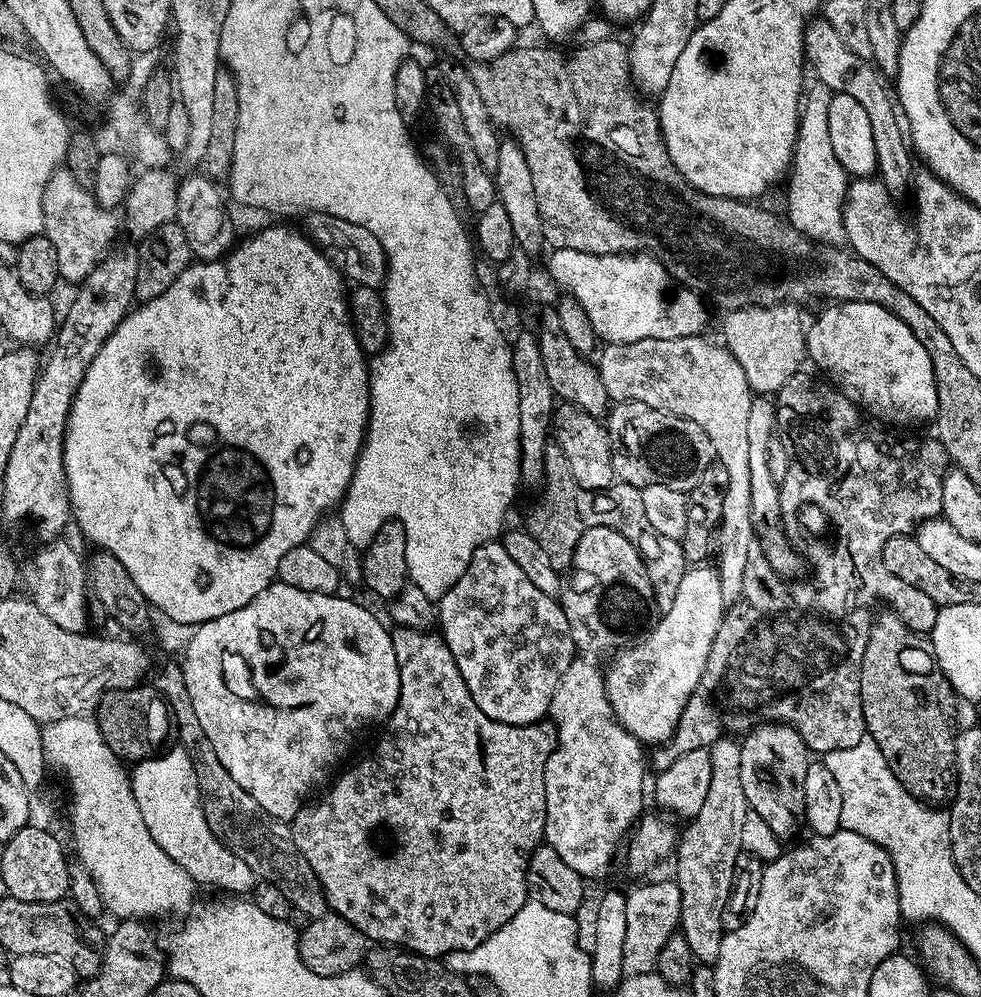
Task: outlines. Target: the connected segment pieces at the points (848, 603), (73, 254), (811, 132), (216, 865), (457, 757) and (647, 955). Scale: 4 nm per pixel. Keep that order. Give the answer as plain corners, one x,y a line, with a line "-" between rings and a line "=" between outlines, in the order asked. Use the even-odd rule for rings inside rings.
801,370
801,371
798,371
798,372
795,372
795,374
794,374
794,375
793,375
793,376
792,376
792,377
790,377
790,378
789,378
789,380
787,380
787,381
786,381
786,383
784,383
784,384
783,384
783,385
782,385
782,386
781,386
781,388
780,388
780,390
779,390
779,392
777,392
777,393
775,393
775,396
774,396
774,403
775,403
775,405
776,405
776,427
775,427
775,431
776,431
776,432
777,432
777,433
778,433
778,439
780,439
780,441
782,441
782,443
784,443
784,445
785,445
785,446
786,446
786,454
787,454
787,455
788,455
788,457
789,457
789,458
790,458
790,470
789,470
789,471
788,471
788,473
787,473
787,474
786,474
786,478
785,478
785,479
784,479
784,480
782,480
782,481
779,481
779,484
778,484
778,487
779,487
779,490
780,490
780,518
781,518
781,521
782,521
782,523
783,523
783,525
784,525
784,530
785,530
785,532
787,532
787,533
788,533
788,535
789,535
789,537
792,537
792,538
796,538
796,535
800,535
800,536
801,536
801,538
802,538
802,539
804,539
804,540
808,540
808,539
810,539
810,538
811,538
811,536
816,536
816,540
812,540
812,541
810,541
810,542
809,542
809,544
808,544
808,556
807,556
807,552
806,552
806,560
807,560
807,563
808,563
808,564
809,564
809,565
810,565
810,572
811,572
811,568
812,568
812,577
810,577
810,578
809,578
809,580
804,580
804,579
801,579
801,580
800,580
800,581
799,581
799,582
792,582
792,583
789,583
789,581
787,581
787,580
785,580
785,579
783,579
783,578
782,578
782,577
780,577
780,576
779,576
779,575
778,575
778,574
777,574
777,572
776,572
776,571
775,571
775,570
774,570
774,569
773,569
773,568
772,568
772,567
771,567
771,566
770,566
770,562
766,562
766,558
765,558
765,557
764,557
764,553
763,553
763,552
761,552
761,551
760,551
760,546
759,546
759,543
756,543
756,542
753,542
753,543
752,543
752,545
751,545
751,546
750,546
750,554
749,554
749,555
748,555
748,556
747,556
747,557
746,557
746,574
745,574
745,576
744,576
744,577
742,577
742,590
741,590
741,591
740,591
740,597
738,597
738,598
737,598
737,600
735,600
735,601
734,601
734,602
733,602
733,603
732,603
732,605
731,605
731,606
730,606
730,607
729,607
729,608
728,608
728,609
727,609
727,611
725,611
725,613
724,613
724,617
723,617
723,618
722,618
722,619
720,619
720,625
719,625
719,626
718,626
718,634
714,634
714,642
713,642
713,643
712,643
712,645
711,645
711,646
710,646
710,654
709,654
709,655
708,655
708,657
707,657
707,658
706,658
706,666
705,666
705,667
704,667
704,669
703,669
703,670
702,670
702,678
698,678
698,686
697,686
697,687
696,687
696,688
695,688
695,689
694,689
694,690
693,690
693,691
692,691
692,693
691,693
691,694
690,694
690,698
689,698
689,699
688,699
688,701
687,701
687,702
686,702
686,706
685,706
685,707
684,707
684,709
683,709
683,710
682,710
682,716
681,716
681,717
680,717
680,718
678,718
678,726
677,726
677,727
676,727
676,729
675,729
675,730
674,730
674,734
673,734
673,735
672,735
672,739
670,739
670,740
665,740
665,741
664,741
664,743
663,743
663,744
661,744
661,745
659,745
659,747
657,747
657,748
656,748
656,749
655,749
655,751
653,751
653,752
656,752
656,753
654,753
654,754
653,754
653,756
652,756
652,753
651,753
651,756
650,756
650,764
651,764
651,767
652,767
652,764
653,764
653,766
654,766
654,768
653,768
653,769
655,769
655,771
656,771
656,772
657,772
657,773
659,773
659,772
661,772
661,771
662,771
662,770
666,770
666,766
670,766
670,765
671,765
671,764
672,764
672,763
674,763
674,762
675,762
675,760
677,760
677,759
678,759
678,757
679,757
679,756
681,756
681,755
682,755
682,754
690,754
690,750
698,750
698,749
699,749
699,748
707,748
707,749
709,749
709,748
711,748
711,746
712,746
712,744
713,744
713,743
714,743
714,742
718,742
718,741
719,741
719,740
723,740
723,739
725,739
725,736
726,736
726,734
747,734
747,733
749,733
749,732
751,732
751,731
752,731
752,729
753,729
753,727
754,727
754,725
755,725
755,724
756,724
756,723
757,723
757,722
775,722
775,723
777,723
777,724
788,724
788,725
789,725
789,726
790,726
790,727
791,727
791,728
793,728
793,729
794,729
794,731
796,731
796,733
797,733
797,734
798,734
798,735
799,735
799,736
800,736
800,737
801,737
801,738
802,738
802,742
803,742
803,743
804,743
804,744
805,744
805,745
806,745
806,746
807,746
807,748
808,748
808,750
809,750
809,753
812,753
812,754
816,754
816,752
817,752
817,754
823,754
823,753
825,753
825,752
833,752
833,751
834,751
834,750
846,750
846,749
847,749
847,748
849,748
849,747
850,747
850,746
858,746
858,742
862,742
862,741
863,741
863,740
864,740
864,739
866,739
866,733
865,733
865,729
864,729
864,722
863,722
863,714
862,714
862,702
861,702
861,701
860,701
860,694
859,694
859,672
860,672
860,667
861,667
861,666
862,666
862,658
863,658
863,651
864,651
864,650
866,650
866,642
867,642
867,636
868,636
868,632
869,632
869,630
870,630
870,629
871,629
871,624
872,624
872,621
873,621
873,617
874,617
874,612
873,612
873,610
872,610
872,611
871,611
871,610
870,610
870,609
868,609
868,607
870,607
870,606
871,606
871,604
872,604
872,603
874,603
874,602
875,602
875,600
885,600
885,602
886,602
886,603
888,603
888,604
885,604
885,605
887,605
887,607
888,607
888,608
889,608
889,609
891,609
891,611
893,611
893,612
895,612
895,613
896,613
896,614
897,614
897,615
899,615
899,616
900,616
900,618
901,618
901,620
902,620
902,622
904,622
904,623
905,623
905,624
906,624
906,626
908,626
908,627
909,627
909,628
910,628
910,630
912,630
912,631
914,631
914,632
917,632
917,633
921,633
921,634
928,634
928,633
931,633
931,630
932,630
932,627
933,627
933,626
934,626
934,622
935,622
935,621
936,621
936,614
937,614
937,611
938,611
938,605
937,605
937,604
935,604
935,602
933,602
933,600
931,600
931,598
930,598
930,597
928,597
928,596
927,596
927,595
926,595
926,594
922,594
922,590
918,590
918,589
917,589
917,588
914,588
914,587
912,587
912,586
910,586
910,585
909,585
909,584
907,584
907,583
906,583
906,582
902,582
902,578
894,578
894,574
890,574
890,573
889,573
889,572
888,572
888,571
887,571
887,570
886,570
886,566
885,566
885,565
884,565
884,563
883,563
883,562
882,562
882,546
883,546
883,545
884,545
884,543
885,543
885,542
886,542
886,541
887,541
887,540
889,540
889,539
890,539
890,537
891,537
891,536
903,536
903,535
905,535
905,534
908,534
908,533
911,533
911,532
912,532
912,531
913,531
913,529
915,529
915,528
916,528
916,527
917,527
917,526
919,526
919,525
921,525
921,524
923,524
923,523
924,523
924,521
926,521
926,520
934,520
934,519
937,519
937,517
939,517
939,516
940,516
940,515
941,515
941,513
942,513
942,482
943,482
943,481
944,481
944,473
945,473
945,472
947,472
947,471
949,471
949,468
950,468
950,461
949,461
949,458
948,458
948,455
947,455
947,454
946,454
946,450
945,450
945,449
944,449
944,448
943,448
943,447
942,447
942,446
941,446
941,445
940,445
940,441
939,441
939,440
937,440
937,439
935,439
935,438
929,438
929,440
895,440
895,438
894,438
894,437
892,437
892,436
887,436
887,434
886,434
886,433
884,433
884,432
883,432
883,430
884,430
884,431
885,431
885,429
884,429
884,428
883,428
883,427
880,427
880,426
877,426
877,425
876,425
876,424
875,424
875,423
872,423
872,422
869,422
869,421
868,421
868,420
867,420
867,419
866,419
866,416
865,416
865,413
864,413
864,412
863,412
863,411
861,411
861,409
859,409
859,408
857,408
857,407
856,407
856,405
855,405
855,404
853,404
853,402
852,402
852,400
851,400
851,399
850,399
850,398
846,398
846,397
845,397
845,396
844,396
844,394
843,394
843,392
841,392
841,391
840,391
840,389
839,389
839,388
837,388
837,387
835,387
835,386
833,386
833,385
832,385
832,384
831,384
831,383
828,383
828,382
825,382
825,381
824,381
824,380
823,380
823,379
820,379
820,380
821,380
821,381
820,381
820,380
815,380
815,378
814,378
814,377
812,377
812,376
807,376
807,374
806,374
806,372
807,372
807,371
804,371
804,370
=
61,166
50,174
46,190
42,190
43,235
48,236
54,246
61,281
69,280
72,286
79,285
90,270
113,251
116,235
120,232
120,220
116,215
113,209
101,208
89,189
78,186
68,168
=
815,78
809,79
804,85
800,102
800,121
796,127
796,141
792,147
792,162
787,173
788,180
788,212
786,219
794,226
794,230
801,232
803,236
809,236
820,244
845,243
844,234
844,197
848,195
850,177
844,171
842,162
834,155
834,146
830,142
830,102
833,92
826,86
826,82
=
179,746
170,748
150,760
139,761
133,767
136,769
130,772
134,802
138,802
138,810
142,810
142,822
146,822
150,838
154,838
154,842
158,842
158,846
162,846
162,850
166,850
166,854
186,870
186,874
193,876
197,885
209,884
212,888
232,892
228,894
251,893
258,878
242,858
235,856
212,833
206,822
190,754
=
393,627
394,654
398,658
398,674
401,675
400,697
397,706
386,721
388,729
376,744
376,749
365,760
348,768
340,777
331,781
332,789
320,800
320,805
305,803
300,813
290,822
294,846
310,862
310,870
318,878
324,896
328,899
329,909
346,922
350,922
369,941
384,946
399,946
418,956
443,958
454,950
476,948
490,934
494,934
530,898
528,890
528,863
530,854
544,840
546,826
546,790
544,789
544,767
552,751
556,749
556,726
551,719
537,720
534,724
503,724
492,720
474,702
462,674
454,662
454,654
446,646
444,637
435,631
423,632
423,627
=
675,879
656,880
653,884
640,884
633,892
626,895
626,938
622,942
622,966
630,976
646,974
653,971
658,962
658,954
662,954
662,946
680,927
680,911
682,910
682,894
678,890

